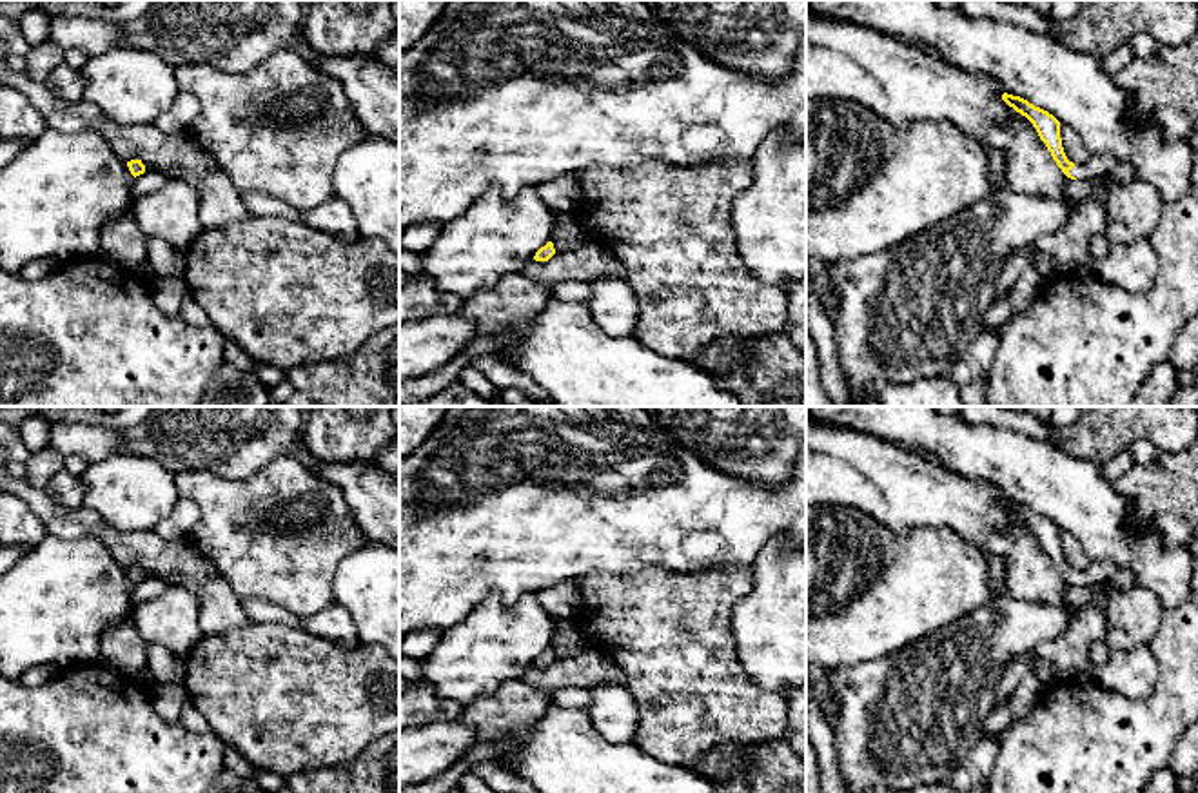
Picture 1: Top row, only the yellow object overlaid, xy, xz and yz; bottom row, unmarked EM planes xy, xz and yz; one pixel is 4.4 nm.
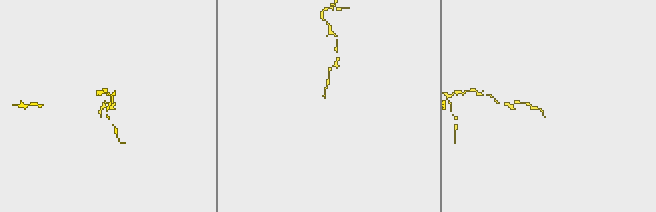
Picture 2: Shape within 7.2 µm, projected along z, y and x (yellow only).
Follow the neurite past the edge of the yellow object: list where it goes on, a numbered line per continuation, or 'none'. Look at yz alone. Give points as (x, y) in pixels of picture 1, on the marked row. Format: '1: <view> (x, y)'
1: yz (1097, 166)

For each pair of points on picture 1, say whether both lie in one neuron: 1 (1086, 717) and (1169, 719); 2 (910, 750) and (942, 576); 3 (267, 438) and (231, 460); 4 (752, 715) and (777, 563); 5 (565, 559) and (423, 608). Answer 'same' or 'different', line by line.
1: same
2: different
3: same
4: different
5: same

